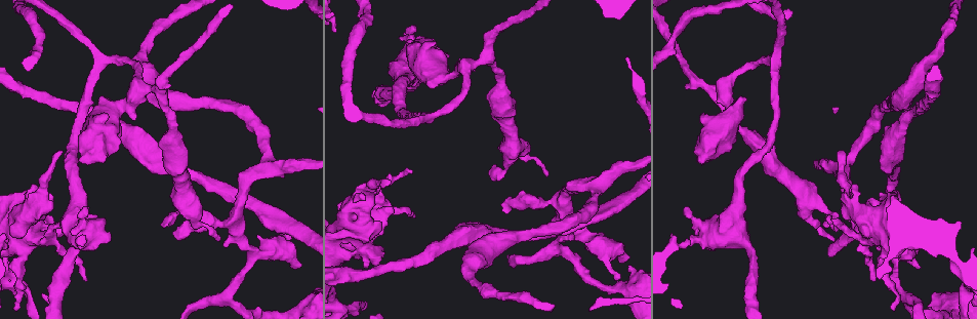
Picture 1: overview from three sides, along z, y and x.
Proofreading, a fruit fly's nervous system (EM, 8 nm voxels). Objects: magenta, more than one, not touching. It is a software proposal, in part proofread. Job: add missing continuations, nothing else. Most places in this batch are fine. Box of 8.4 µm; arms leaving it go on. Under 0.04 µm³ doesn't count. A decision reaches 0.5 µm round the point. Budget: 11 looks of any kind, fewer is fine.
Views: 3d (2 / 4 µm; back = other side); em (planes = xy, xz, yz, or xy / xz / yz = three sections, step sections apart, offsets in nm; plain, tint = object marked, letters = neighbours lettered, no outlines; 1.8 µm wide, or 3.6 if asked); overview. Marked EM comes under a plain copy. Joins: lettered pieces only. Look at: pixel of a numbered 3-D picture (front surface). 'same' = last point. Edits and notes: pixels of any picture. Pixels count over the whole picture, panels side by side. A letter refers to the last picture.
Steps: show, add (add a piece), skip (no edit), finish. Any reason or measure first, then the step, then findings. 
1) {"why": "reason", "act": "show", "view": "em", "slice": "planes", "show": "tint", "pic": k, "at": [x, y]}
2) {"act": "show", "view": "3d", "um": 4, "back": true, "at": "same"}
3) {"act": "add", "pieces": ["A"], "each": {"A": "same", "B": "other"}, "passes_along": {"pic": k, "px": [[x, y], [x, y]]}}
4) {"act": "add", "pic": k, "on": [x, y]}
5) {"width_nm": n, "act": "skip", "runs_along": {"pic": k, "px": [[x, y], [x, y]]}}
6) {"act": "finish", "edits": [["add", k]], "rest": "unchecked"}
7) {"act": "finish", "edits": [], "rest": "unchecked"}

{"why": "free end", "act": "show", "view": "em", "slice": "xy", "step": 4, "show": "tint", "pic": 1, "at": [290, 239]}

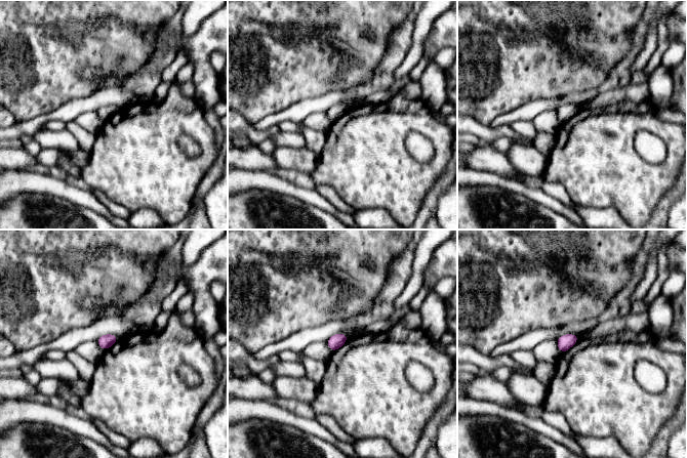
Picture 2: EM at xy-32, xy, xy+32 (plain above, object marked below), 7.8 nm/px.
{"act": "show", "view": "em", "slice": "planes", "show": "letters", "at": "same"}

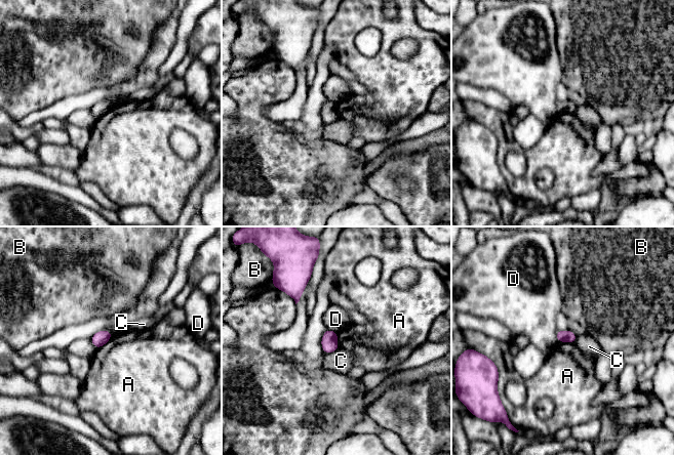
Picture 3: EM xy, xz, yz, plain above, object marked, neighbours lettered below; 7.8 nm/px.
{"act": "skip", "each": {"A": "other", "B": "other", "C": "other", "D": "other"}, "found": "none of them fits"}

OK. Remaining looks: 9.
{"why": "branch stops here", "act": "show", "view": "3d", "um": 2, "pic": 1, "at": [823, 223]}

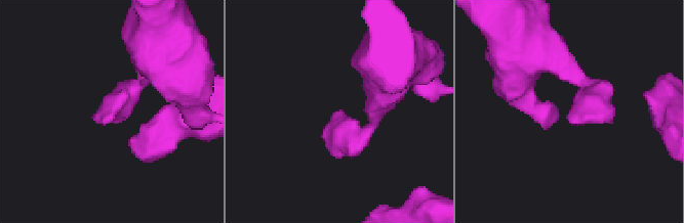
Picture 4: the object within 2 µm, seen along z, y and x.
{"why": "shape alone is not enough", "act": "show", "view": "em", "slice": "planes", "show": "letters", "pic": 4, "at": [111, 118]}

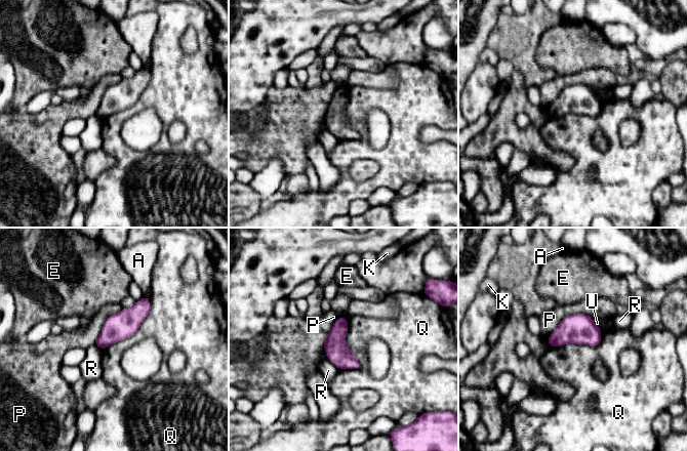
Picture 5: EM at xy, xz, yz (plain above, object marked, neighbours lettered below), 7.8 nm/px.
{"width_nm": 180, "act": "skip", "each": {"A": "other", "E": "other", "K": "other", "P": "other", "Q": "other", "R": "other", "U": "other"}, "found": "none of them fits"}

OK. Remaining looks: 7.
{"why": "sudden change in width", "act": "show", "view": "em", "slice": "planes", "show": "tint", "pic": 1, "at": [377, 208]}

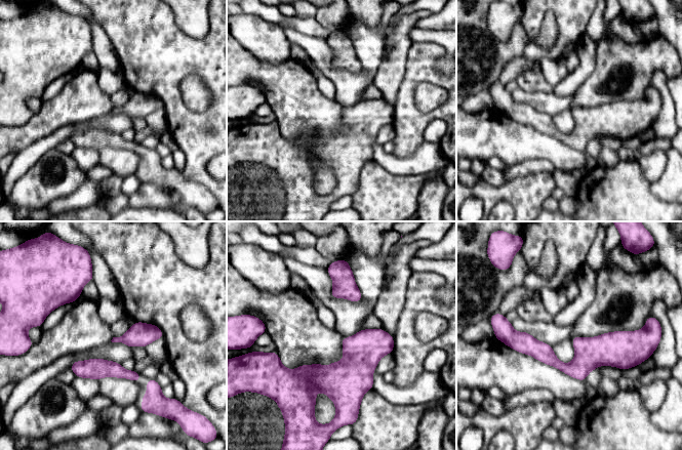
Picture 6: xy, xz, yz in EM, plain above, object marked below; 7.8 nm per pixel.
{"act": "show", "view": "em", "slice": "planes", "show": "letters", "at": "same"}

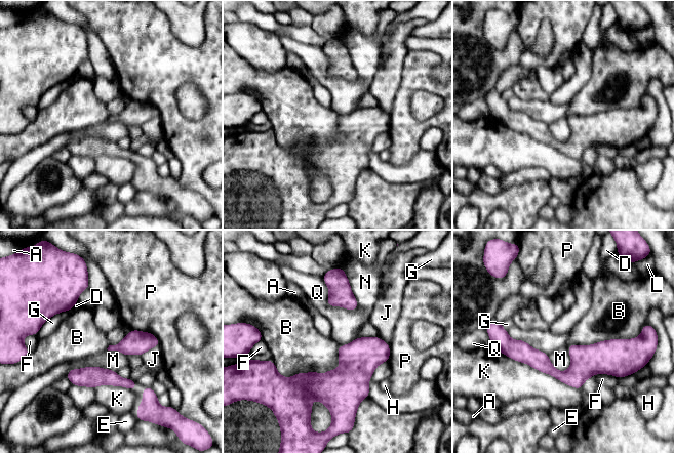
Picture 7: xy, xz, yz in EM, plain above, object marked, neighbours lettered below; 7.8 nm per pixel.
{"act": "skip", "each": {"A": "other", "B": "other", "D": "other", "E": "other", "F": "other", "G": "other", "H": "other", "J": "other", "K": "other", "L": "other", "M": "other", "N": "other", "P": "other", "Q": "other"}, "border": {"pic": 7, "px": [[339, 345], [271, 360]]}, "found": "no lettered piece goes on from it"}

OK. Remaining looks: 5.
{"why": "an open end", "act": "show", "view": "em", "slice": "planes", "show": "letters", "pic": 1, "at": [387, 184]}

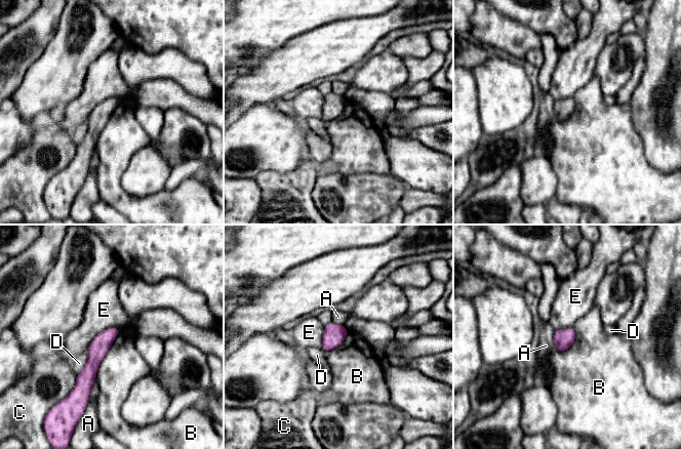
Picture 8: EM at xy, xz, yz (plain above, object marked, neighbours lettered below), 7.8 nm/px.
{"act": "skip", "each": {"A": "other", "B": "other", "C": "other", "D": "other", "E": "other"}, "border": {"pic": 8, "px": [[120, 328], [97, 368], [95, 379]]}, "found": "none of them fits"}

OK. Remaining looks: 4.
{"act": "finish", "edits": [], "rest": "unchecked"}

